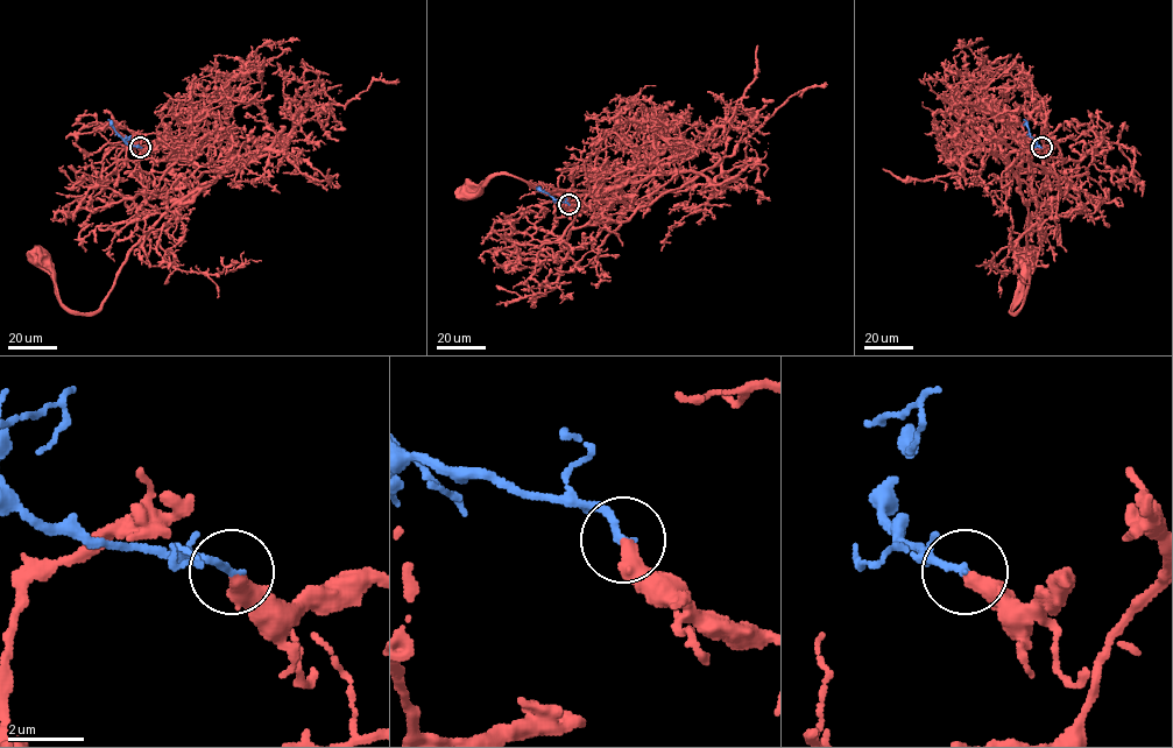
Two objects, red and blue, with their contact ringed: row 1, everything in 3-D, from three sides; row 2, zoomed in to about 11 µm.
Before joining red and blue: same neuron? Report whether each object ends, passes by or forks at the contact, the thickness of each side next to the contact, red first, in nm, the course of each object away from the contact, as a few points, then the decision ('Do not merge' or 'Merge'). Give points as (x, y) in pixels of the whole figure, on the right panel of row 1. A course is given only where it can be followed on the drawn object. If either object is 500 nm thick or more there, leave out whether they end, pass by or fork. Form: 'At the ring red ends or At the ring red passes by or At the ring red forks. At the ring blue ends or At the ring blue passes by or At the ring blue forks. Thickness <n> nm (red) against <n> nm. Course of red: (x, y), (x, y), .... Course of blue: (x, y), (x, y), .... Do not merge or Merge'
At the ring red ends. At the ring blue ends. Thickness 440 nm (red) against 190 nm. Course of red: (1041, 148), (1051, 146), (1012, 167), (1027, 211), (1029, 286), (1011, 313), (1029, 256). Course of blue: (1041, 147), (1024, 119). Merge

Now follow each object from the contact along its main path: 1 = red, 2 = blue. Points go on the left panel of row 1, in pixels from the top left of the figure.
1: (140, 148), (191, 149), (199, 166), (219, 173), (132, 248), (94, 311), (72, 313), (39, 256)
2: (140, 147), (128, 145), (108, 119)

